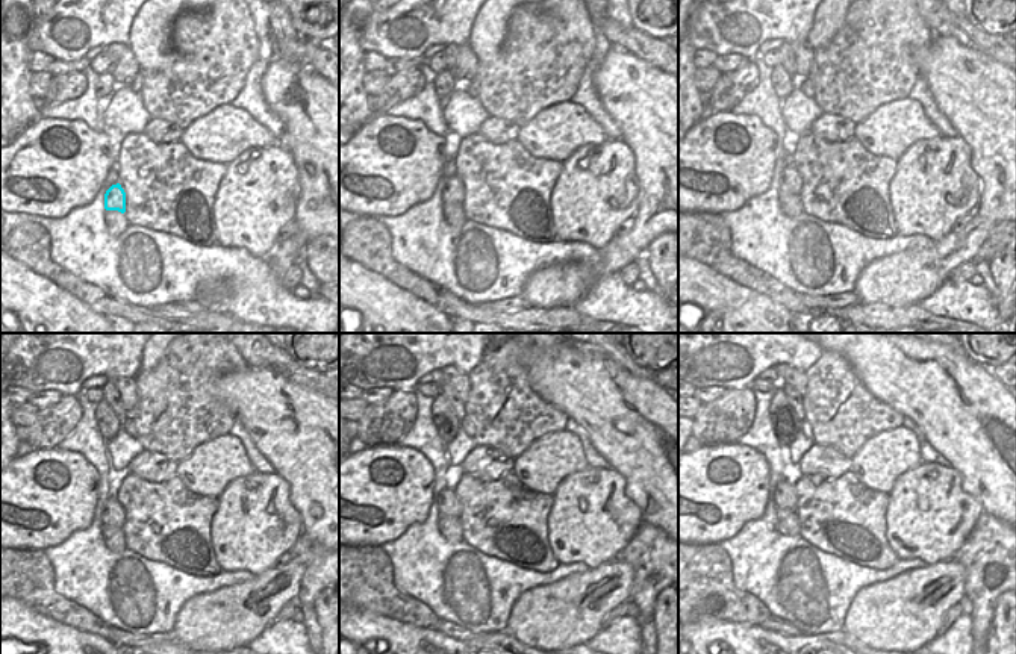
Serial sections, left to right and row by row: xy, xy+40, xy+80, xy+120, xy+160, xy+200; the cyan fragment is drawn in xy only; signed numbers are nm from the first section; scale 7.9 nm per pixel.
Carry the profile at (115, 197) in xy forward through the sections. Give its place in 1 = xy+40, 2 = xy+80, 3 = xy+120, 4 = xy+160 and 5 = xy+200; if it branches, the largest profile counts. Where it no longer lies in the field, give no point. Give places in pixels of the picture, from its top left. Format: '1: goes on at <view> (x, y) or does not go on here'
1: goes on at xy+40 (453, 193)
2: goes on at xy+80 (791, 182)
3: goes on at xy+120 (114, 513)
4: goes on at xy+160 (448, 504)
5: goes on at xy+200 (785, 495)

